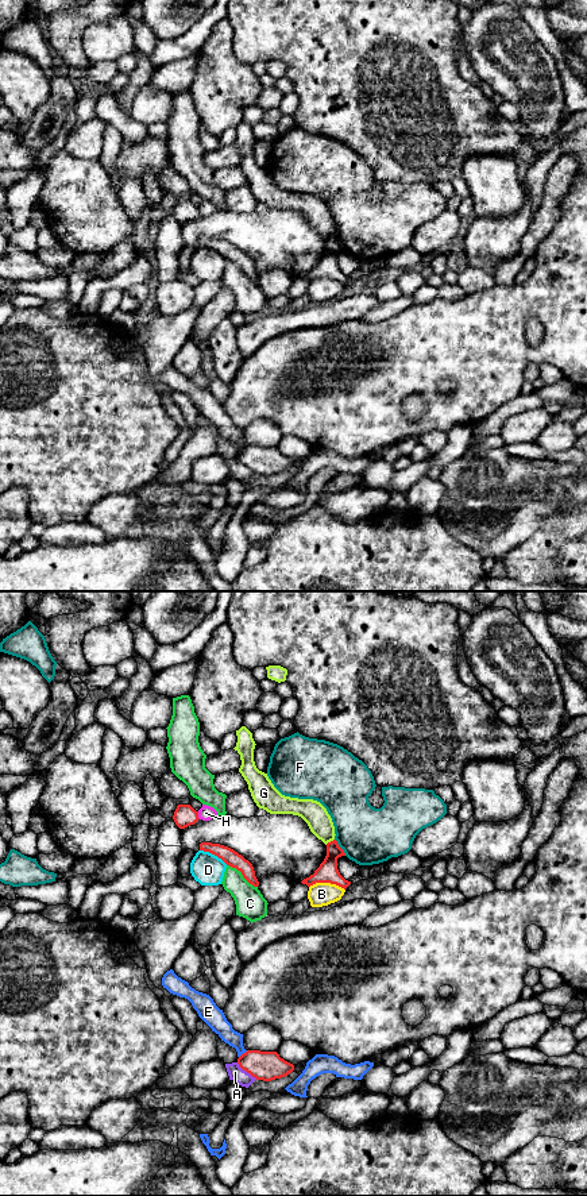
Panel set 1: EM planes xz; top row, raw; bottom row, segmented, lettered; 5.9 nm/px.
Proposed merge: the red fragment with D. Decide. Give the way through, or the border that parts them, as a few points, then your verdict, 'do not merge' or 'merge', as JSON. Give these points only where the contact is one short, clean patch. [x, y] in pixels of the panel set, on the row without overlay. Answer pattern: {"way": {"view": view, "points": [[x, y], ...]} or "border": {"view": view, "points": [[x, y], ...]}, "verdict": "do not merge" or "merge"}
{"border": {"view": "xz", "points": [[200, 245], [216, 250], [227, 259]]}, "verdict": "do not merge"}

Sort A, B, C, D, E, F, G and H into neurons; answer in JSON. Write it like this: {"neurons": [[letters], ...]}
{"neurons": [["A"], ["B"], ["C"], ["D"], ["E"], ["F"], ["G"], ["H"]]}

